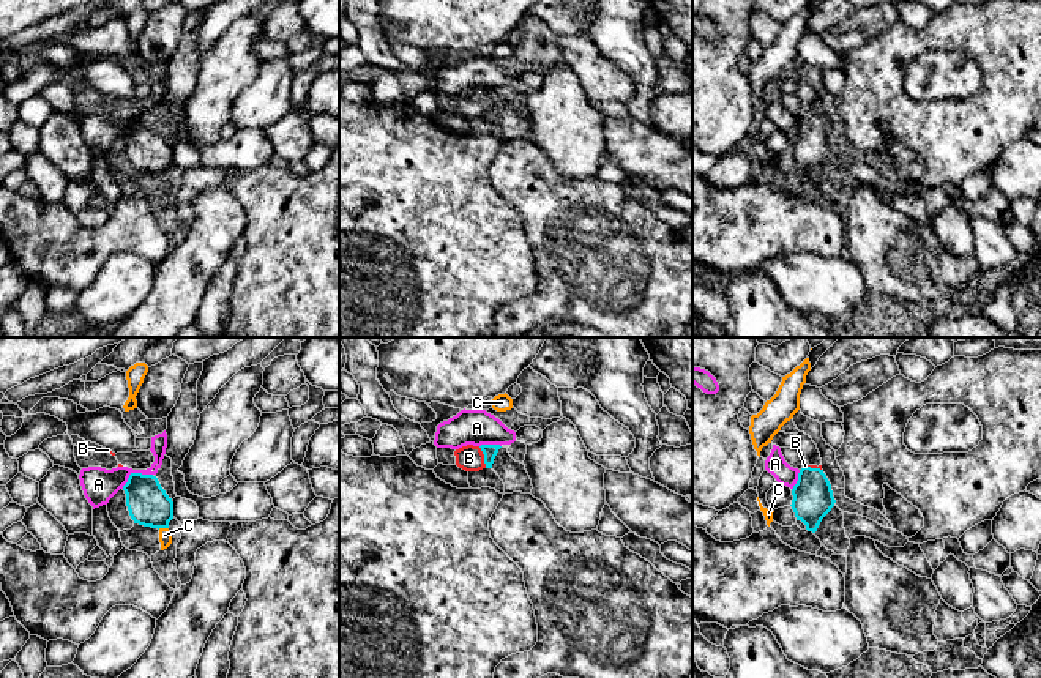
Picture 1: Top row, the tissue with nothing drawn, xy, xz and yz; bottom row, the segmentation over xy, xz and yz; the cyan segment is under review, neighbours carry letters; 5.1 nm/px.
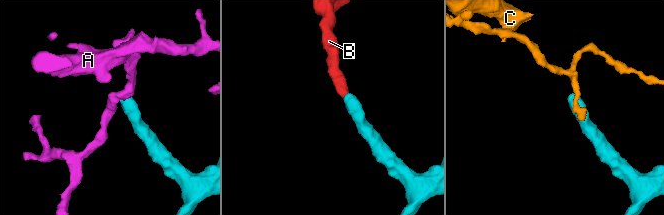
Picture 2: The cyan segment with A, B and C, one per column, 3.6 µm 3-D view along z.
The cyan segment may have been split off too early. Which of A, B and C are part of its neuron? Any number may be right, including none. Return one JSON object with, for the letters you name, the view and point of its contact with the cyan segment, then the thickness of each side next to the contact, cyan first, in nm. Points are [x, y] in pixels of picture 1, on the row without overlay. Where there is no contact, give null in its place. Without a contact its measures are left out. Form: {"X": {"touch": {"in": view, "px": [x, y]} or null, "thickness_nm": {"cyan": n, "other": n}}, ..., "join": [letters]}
{"B": {"touch": {"in": "xz", "px": [485, 104]}, "thickness_nm": {"cyan": 70, "other": 130}}, "join": ["B"]}

